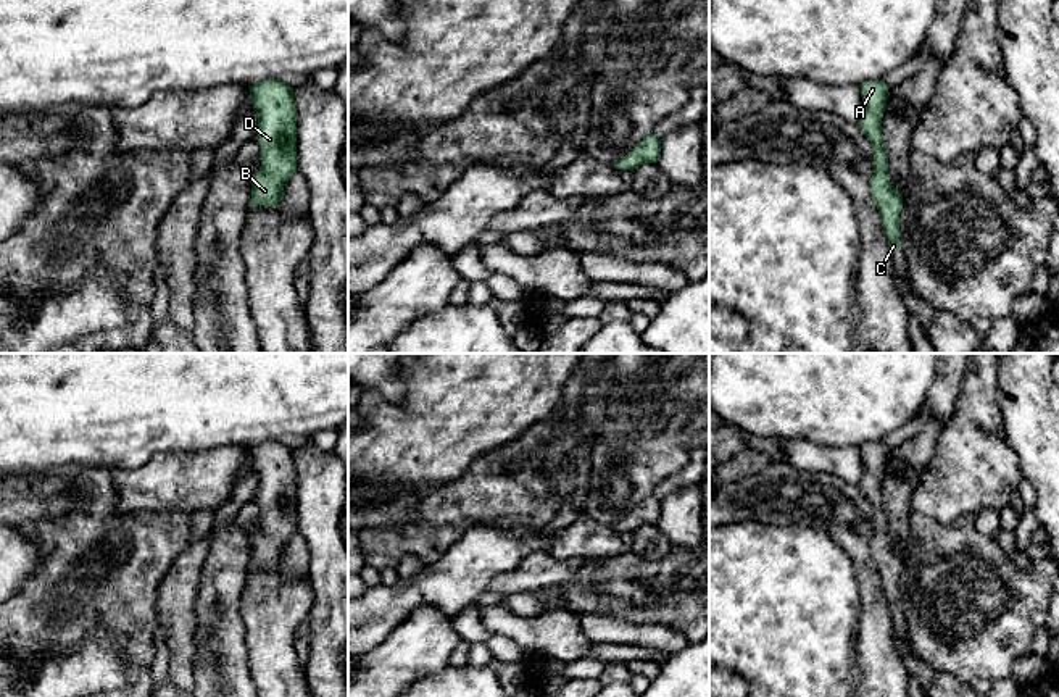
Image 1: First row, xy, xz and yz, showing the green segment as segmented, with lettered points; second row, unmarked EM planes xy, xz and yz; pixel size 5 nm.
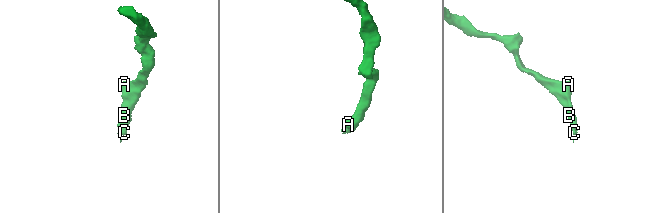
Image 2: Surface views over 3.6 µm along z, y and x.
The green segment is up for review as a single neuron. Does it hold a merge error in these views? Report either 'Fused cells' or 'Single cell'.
Single cell

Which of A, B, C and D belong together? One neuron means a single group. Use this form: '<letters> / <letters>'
A B C D

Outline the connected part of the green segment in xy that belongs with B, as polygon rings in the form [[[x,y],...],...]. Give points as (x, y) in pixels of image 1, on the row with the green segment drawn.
[[[266,79],[248,87],[258,113],[256,139],[261,166],[251,177],[250,207],[280,210],[284,182],[297,171],[297,118],[293,87],[279,79]]]

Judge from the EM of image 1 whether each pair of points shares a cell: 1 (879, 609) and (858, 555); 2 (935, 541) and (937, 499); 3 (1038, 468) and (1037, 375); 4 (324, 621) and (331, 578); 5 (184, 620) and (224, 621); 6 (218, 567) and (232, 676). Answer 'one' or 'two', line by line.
1: one
2: two
3: one
4: one
5: two
6: one

